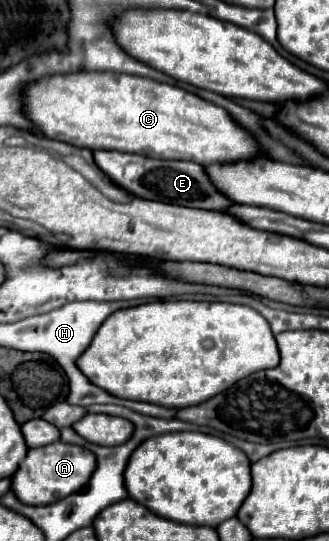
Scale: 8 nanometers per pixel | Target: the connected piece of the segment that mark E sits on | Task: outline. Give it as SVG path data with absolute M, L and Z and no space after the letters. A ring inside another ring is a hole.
M94 150L94 160L98 168L110 176L112 182L146 200L158 200L158 202L168 202L188 208L204 208L204 210L222 210L232 204L226 196L222 196L214 188L204 168L196 162L156 160L156 158L148 158L140 154L124 154L116 150Z

